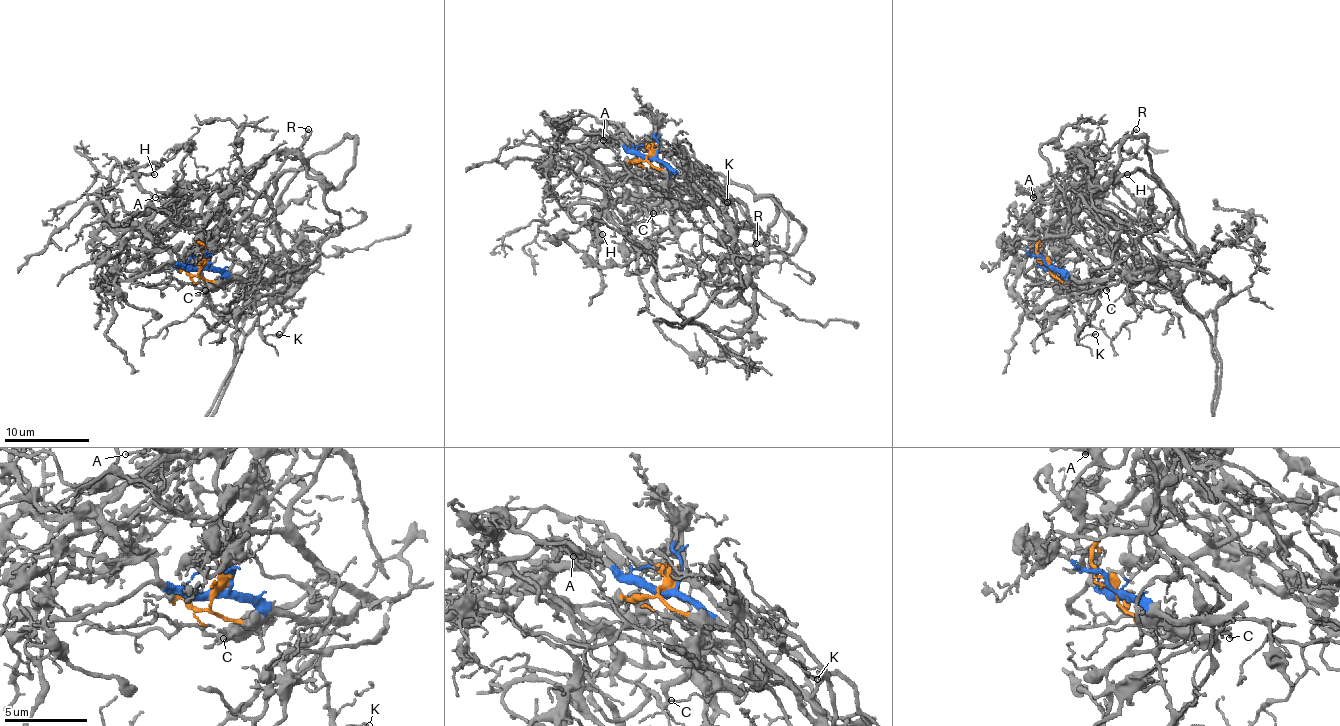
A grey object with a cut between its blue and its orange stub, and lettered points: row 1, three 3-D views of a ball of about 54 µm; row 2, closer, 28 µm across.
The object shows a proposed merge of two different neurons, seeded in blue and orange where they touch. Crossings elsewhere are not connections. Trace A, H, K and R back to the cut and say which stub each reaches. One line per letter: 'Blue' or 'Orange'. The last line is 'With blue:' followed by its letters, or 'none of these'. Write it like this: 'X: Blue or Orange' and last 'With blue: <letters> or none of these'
A: Orange
H: Blue
K: Blue
R: Orange
With blue: H, K

